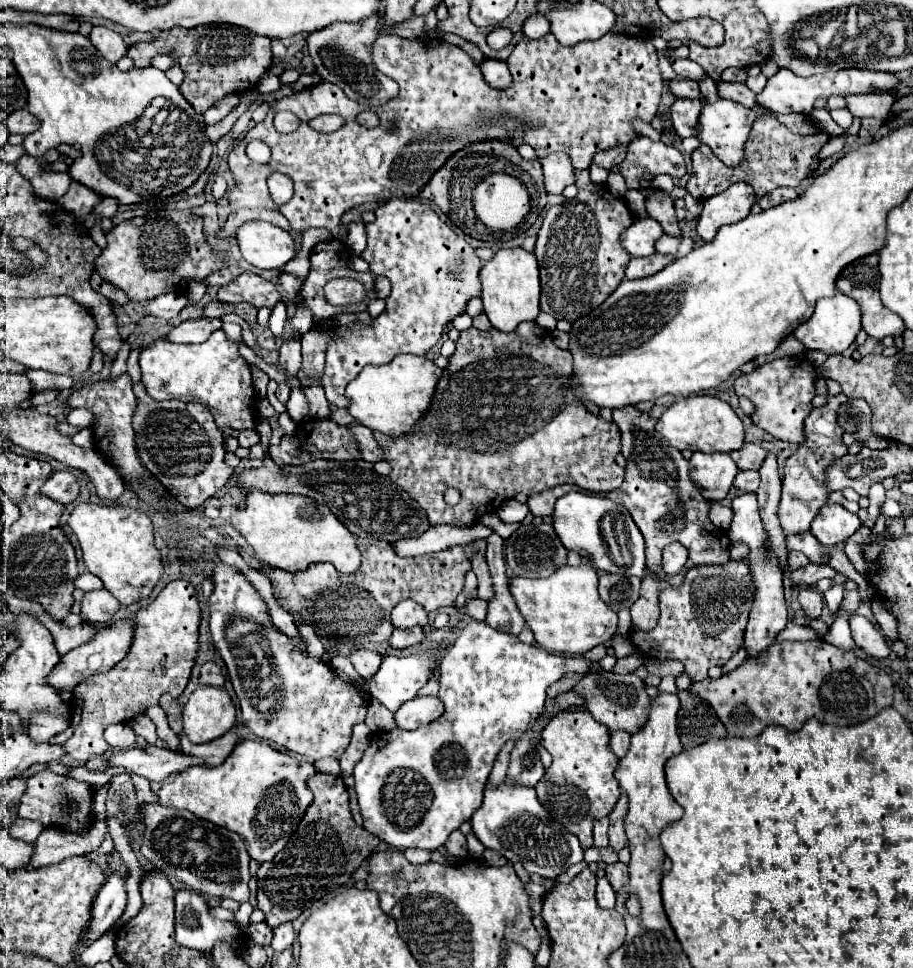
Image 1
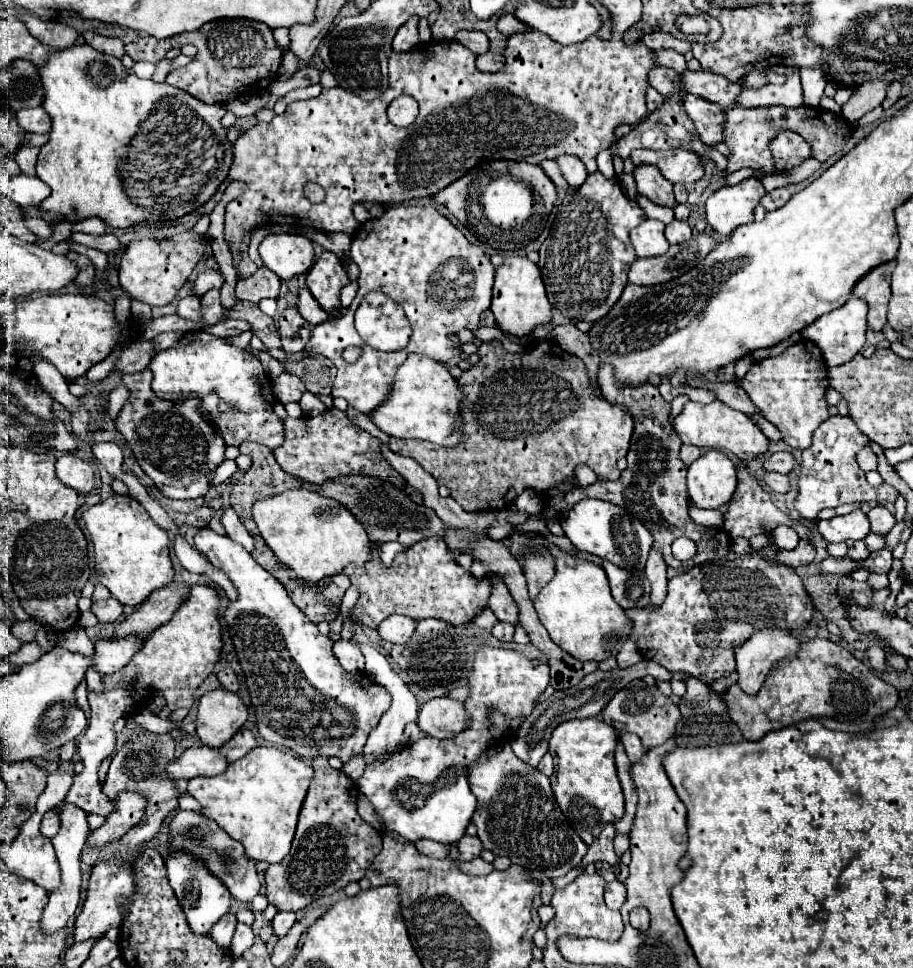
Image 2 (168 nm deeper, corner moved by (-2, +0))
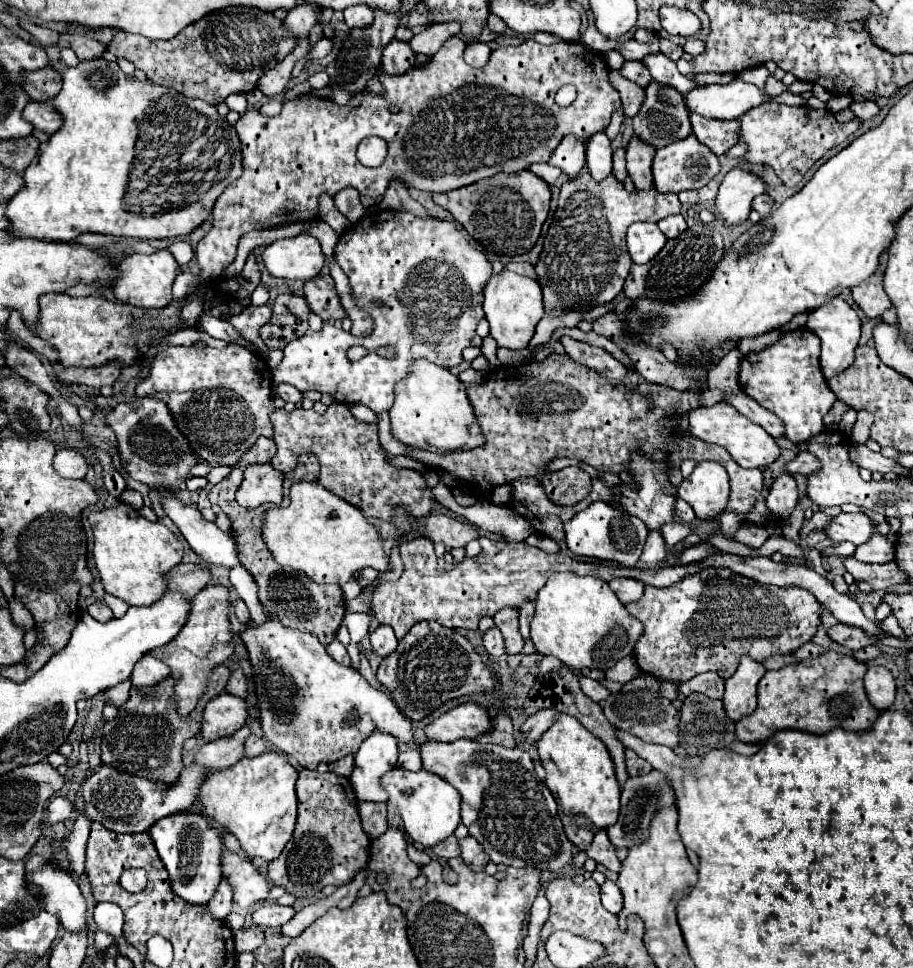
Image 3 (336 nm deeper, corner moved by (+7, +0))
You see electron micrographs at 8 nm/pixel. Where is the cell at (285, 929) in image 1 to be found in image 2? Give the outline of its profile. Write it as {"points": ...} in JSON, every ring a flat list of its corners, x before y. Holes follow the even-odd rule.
{"points":[[279,911,275,915,275,919,271,921,271,925,273,925,273,929,279,937,283,937,293,927,293,923,295,923,295,913,293,911]]}

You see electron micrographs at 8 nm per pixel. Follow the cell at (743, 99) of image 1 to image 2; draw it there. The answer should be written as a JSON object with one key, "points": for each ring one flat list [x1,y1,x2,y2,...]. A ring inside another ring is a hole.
{"points":[[683,71,679,75,683,93,691,93,705,101,717,103,721,109,729,109,735,105,735,99,741,91,741,85,731,83,723,75,707,73,707,71]]}

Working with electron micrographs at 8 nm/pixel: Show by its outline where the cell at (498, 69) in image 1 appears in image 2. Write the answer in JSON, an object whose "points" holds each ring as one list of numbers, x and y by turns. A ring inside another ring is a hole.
{"points":[[487,51,487,53,483,53,483,55,477,57,475,65,477,65,483,73,495,73,495,71,503,69,505,59,503,59,503,55,499,55,499,53,491,53,491,51]]}

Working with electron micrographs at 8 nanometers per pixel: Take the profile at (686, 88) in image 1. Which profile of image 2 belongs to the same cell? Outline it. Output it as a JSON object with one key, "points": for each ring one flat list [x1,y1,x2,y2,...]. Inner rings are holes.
{"points":[[653,67,649,71,649,85,663,97,669,97,671,93,683,95,683,91,679,89,679,73,671,71,669,67]]}

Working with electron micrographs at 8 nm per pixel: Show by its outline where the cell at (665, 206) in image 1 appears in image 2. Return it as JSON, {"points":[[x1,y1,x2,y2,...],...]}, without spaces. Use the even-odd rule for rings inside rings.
{"points":[[641,164,636,166,633,172,636,188,641,195,649,197,653,203,671,207,675,205,673,197,673,185,655,169,655,165]]}

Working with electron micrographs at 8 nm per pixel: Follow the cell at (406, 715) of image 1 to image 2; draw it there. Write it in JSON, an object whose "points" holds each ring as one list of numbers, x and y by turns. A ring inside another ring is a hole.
{"points":[[443,697,425,703,423,709,419,711,417,723,427,735,435,739,451,739,467,729,469,715,463,703]]}

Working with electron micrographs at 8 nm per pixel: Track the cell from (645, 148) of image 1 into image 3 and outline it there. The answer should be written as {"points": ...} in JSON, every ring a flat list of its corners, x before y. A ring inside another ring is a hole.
{"points":[[694,135,670,143,662,149,656,149,654,155,654,163,652,163,652,173,654,173,654,181,658,183,658,191,660,193,680,193,680,191,690,191,690,189,700,189,704,187,716,173,720,171,720,163,718,157,706,147,702,145]]}

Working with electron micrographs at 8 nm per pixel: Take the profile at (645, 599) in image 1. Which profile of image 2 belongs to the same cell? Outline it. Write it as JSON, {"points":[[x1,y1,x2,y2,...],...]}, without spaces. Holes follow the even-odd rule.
{"points":[[651,549,647,565,645,565,645,575,651,581,651,605,661,605,667,593,667,565,663,561,663,555,657,549]]}

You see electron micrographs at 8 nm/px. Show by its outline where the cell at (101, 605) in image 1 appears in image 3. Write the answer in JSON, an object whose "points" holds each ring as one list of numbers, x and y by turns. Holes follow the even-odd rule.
{"points":[[102,601,92,603,92,605,88,607,88,613,90,613,96,621,100,621,100,623,106,623,106,621,112,619,112,609,110,609,106,603,102,603]]}

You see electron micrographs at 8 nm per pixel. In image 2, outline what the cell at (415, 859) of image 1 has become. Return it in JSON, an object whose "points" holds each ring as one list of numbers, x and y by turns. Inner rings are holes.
{"points":[[417,841,415,847,419,849,419,853,423,855,429,855,429,857,435,857,435,859,445,859,449,855,449,845,443,845,443,843,437,843,437,841]]}

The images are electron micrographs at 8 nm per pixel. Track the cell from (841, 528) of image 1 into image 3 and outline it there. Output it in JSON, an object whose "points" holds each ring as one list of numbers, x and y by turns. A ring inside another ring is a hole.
{"points":[[840,513,824,527,824,531,834,543,852,541,854,545,862,545,872,535,872,519,866,513]]}

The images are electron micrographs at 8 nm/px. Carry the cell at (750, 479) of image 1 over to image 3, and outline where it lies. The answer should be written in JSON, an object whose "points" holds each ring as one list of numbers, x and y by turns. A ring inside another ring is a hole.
{"points":[[780,475,774,479,769,496,766,498,766,506,776,519,786,519,798,501,796,493,796,481,792,475]]}

